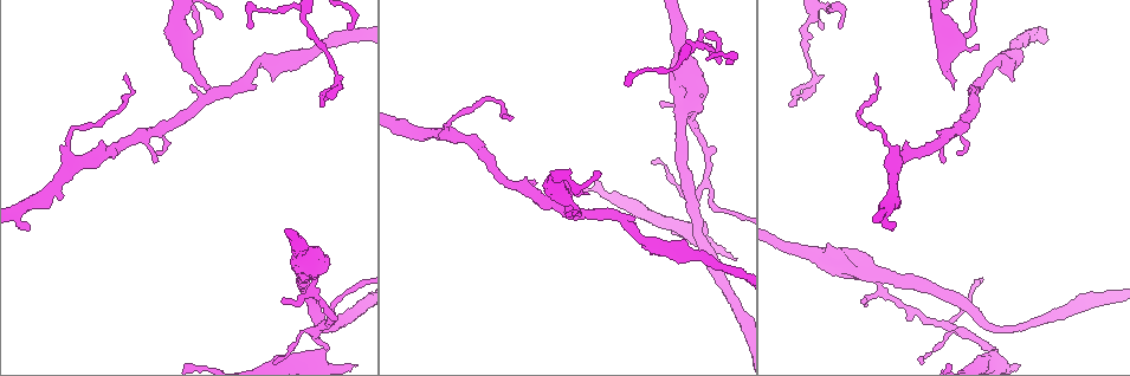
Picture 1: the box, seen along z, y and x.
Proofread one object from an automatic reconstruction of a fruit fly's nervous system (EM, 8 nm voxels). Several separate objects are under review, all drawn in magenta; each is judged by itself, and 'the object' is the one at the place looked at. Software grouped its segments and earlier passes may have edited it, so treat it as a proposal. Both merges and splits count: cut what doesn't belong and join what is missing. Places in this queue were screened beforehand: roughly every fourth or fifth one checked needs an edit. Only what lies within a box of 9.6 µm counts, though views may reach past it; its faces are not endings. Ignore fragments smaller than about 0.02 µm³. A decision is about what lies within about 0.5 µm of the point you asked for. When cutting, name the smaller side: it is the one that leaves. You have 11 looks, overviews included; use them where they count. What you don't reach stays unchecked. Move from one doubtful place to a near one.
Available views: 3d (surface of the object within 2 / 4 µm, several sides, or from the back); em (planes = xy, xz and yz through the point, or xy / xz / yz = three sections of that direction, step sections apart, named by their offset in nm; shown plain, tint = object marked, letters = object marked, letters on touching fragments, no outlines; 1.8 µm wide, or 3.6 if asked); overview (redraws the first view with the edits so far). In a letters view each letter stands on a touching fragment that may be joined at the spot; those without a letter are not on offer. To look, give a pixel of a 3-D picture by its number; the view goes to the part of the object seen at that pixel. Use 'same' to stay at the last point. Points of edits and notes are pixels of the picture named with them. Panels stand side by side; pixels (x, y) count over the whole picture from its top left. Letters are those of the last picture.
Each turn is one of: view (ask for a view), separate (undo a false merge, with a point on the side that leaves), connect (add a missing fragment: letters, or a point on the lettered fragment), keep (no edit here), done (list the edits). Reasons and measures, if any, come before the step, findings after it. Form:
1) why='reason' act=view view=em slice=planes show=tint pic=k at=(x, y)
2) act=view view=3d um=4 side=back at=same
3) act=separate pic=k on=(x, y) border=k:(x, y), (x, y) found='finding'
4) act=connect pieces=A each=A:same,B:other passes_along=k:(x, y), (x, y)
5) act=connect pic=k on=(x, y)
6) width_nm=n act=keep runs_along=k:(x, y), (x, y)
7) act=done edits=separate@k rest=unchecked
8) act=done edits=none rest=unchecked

why='an open end' act=view view=3d um=2 pic=1 at=(25, 230)

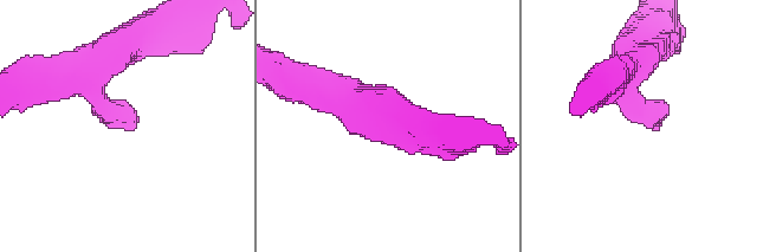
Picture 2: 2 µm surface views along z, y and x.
why='shape alone is not enough' act=view view=em slice=yz step=16 show=letters pic=2 at=(658, 127)

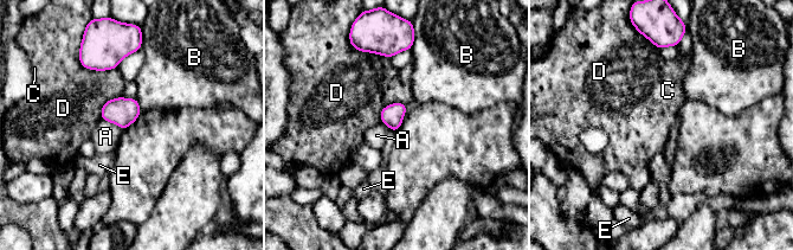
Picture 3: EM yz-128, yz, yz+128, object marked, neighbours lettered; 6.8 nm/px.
act=view view=em slice=planes show=letters at=same

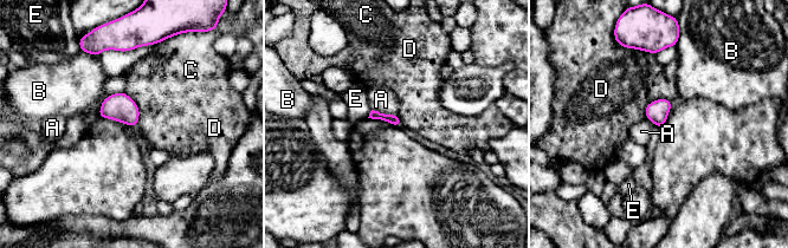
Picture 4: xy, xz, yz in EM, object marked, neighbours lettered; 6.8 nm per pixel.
act=keep each=A:other,B:other,C:other,D:other,E:other border=4:(671, 99), (653, 99), (645, 117) found='no lettered fragment goes on from it'

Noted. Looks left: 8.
why='tapers out' act=view view=em slice=yz step=4 show=tint pic=1 at=(156, 152)

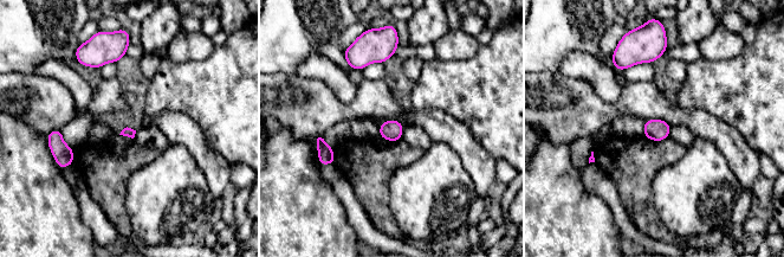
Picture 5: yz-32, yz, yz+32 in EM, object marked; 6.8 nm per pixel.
act=view view=em slice=planes show=letters at=same

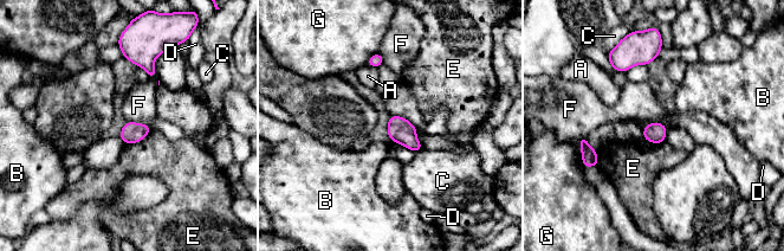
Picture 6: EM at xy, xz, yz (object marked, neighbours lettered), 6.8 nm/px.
act=keep each=A:other,B:other,C:other,D:other,E:other,F:other,G:other border=6:(127, 120), (149, 126) found='none of them fits'

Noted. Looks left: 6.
why='thick turns thin' act=view view=3d um=2 pic=1 at=(998, 61)

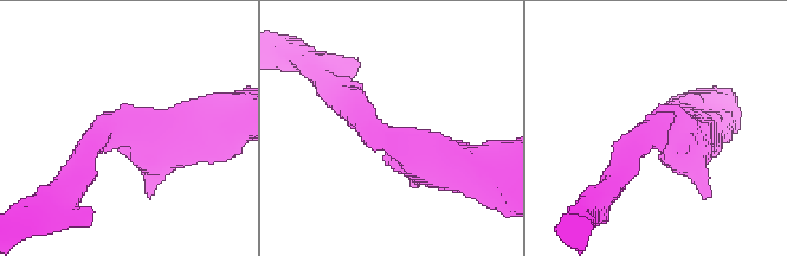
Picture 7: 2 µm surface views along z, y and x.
why='now the EM' act=view view=em slice=xy step=8 show=tint pic=7 at=(379, 134)

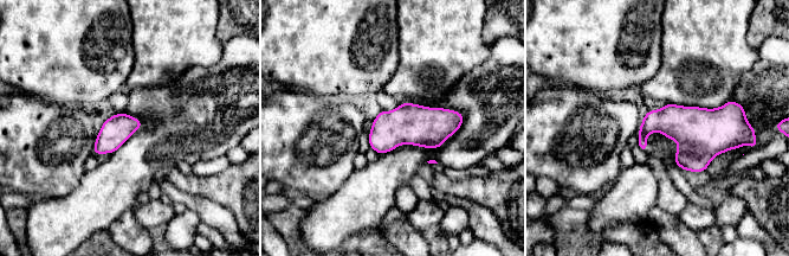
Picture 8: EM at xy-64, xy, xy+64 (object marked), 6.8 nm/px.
act=view view=em slice=planes show=letters at=same

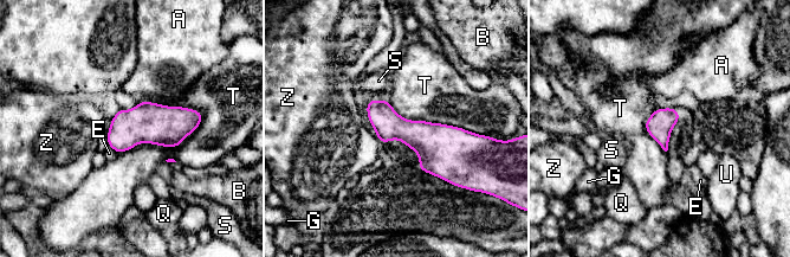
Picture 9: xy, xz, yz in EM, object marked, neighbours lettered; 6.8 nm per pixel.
act=keep each=A:other,B:other,E:other,G:other,Q:other,S:other,T:other,U:other,Z:other border=9:(202, 114), (177, 146), (118, 154) found='one neuron here'

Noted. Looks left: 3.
act=view view=3d um=2 pic=1 at=(688, 109)

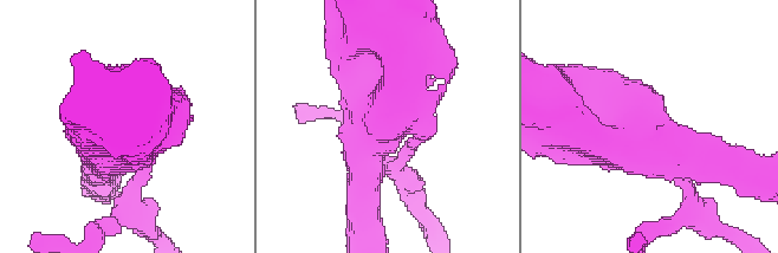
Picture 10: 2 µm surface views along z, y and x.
act=view view=em um=3.6 slice=yz step=16 show=tint pic=10 at=(647, 146)

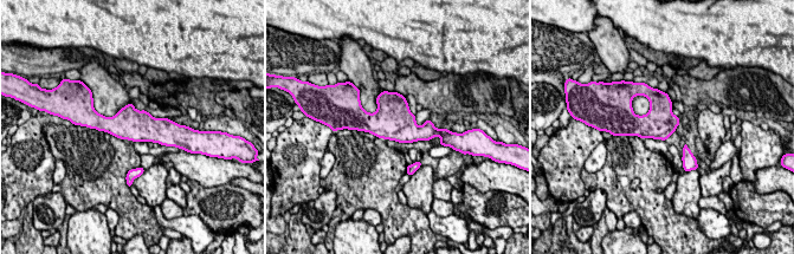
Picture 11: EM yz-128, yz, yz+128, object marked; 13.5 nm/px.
act=view view=em um=3.6 slice=planes show=letters at=same

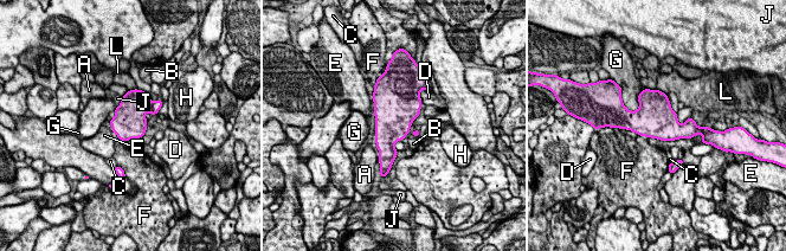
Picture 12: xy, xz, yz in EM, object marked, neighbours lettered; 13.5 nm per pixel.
act=separate pic=12 on=(158, 104) each=A:other,B:other,C:other,D:other,E:other,F:other,G:other,H:other,J:other,L:other found='a second neuron is stuck on'

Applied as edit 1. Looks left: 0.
act=done edits=separate@12 rest=unchecked

